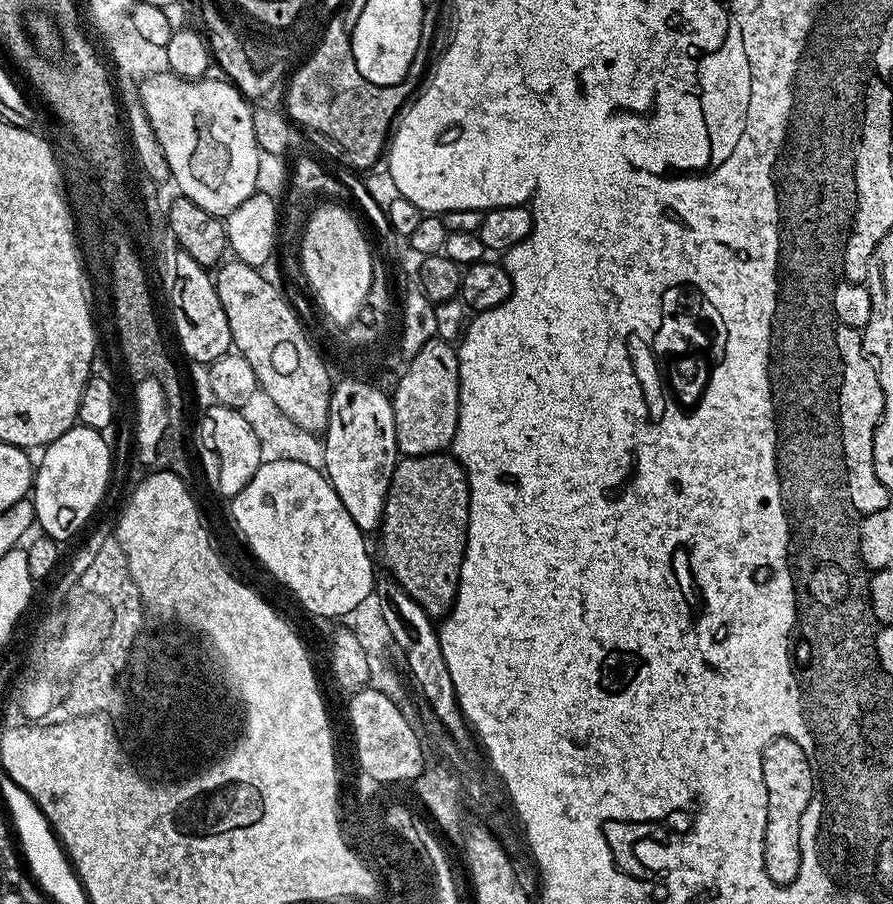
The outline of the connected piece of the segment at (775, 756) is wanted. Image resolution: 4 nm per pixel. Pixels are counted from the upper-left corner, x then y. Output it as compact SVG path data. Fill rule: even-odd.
M779 736L766 746L762 754L762 776L766 784L766 834L763 835L763 866L770 880L788 885L801 869L799 826L802 814L809 811L811 771L807 749L796 740Z

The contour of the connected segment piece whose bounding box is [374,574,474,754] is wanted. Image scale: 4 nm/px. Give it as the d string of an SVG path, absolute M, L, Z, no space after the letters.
M384 574L378 580L374 588L374 595L382 602L382 616L386 618L386 626L390 626L390 634L392 635L392 643L395 651L400 651L404 655L404 664L408 667L408 672L412 675L414 683L420 687L419 695L434 708L439 721L445 727L445 730L456 741L464 754L470 753L474 748L474 733L468 726L468 720L462 714L460 703L456 697L454 690L454 682L450 679L450 666L446 666L446 657L442 655L442 646L440 645L440 634L437 625L434 623L433 617L426 614L426 610L422 610L422 606L418 606L418 602L414 602L414 598L410 598L410 594L406 594L406 590L400 584L396 583L391 576Z

